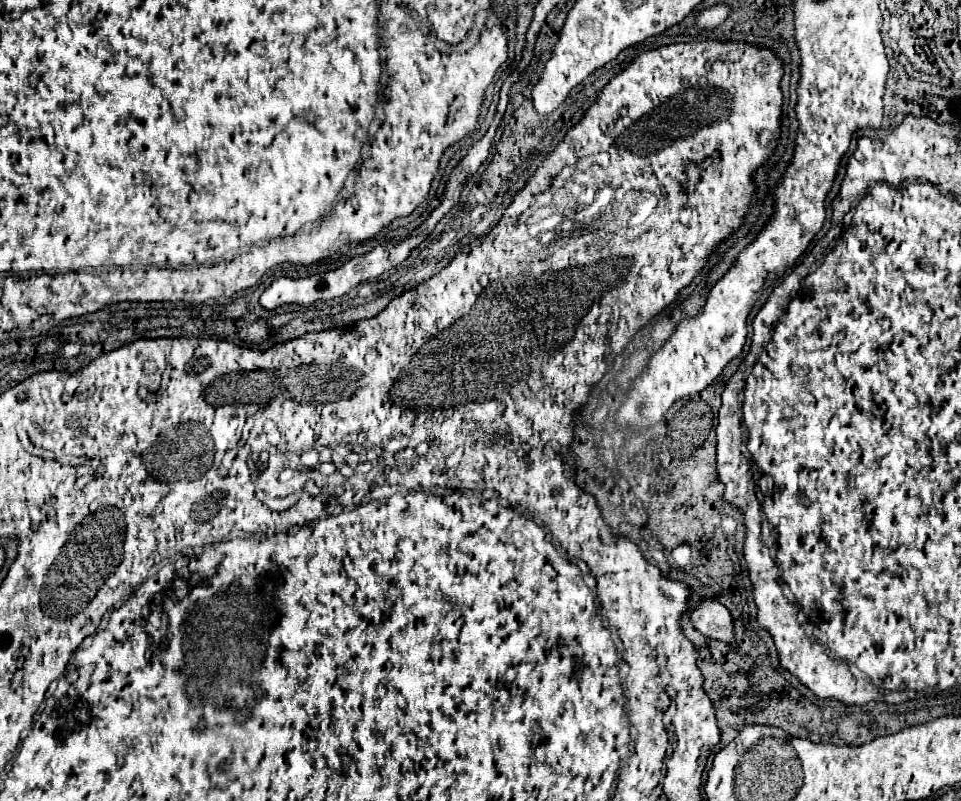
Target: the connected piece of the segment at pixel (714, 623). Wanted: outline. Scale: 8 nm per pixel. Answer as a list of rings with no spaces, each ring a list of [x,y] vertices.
[[[703,598],[691,612],[689,618],[703,636],[707,638],[717,638],[717,640],[727,640],[731,646],[733,644],[733,622],[729,610],[715,598]]]

